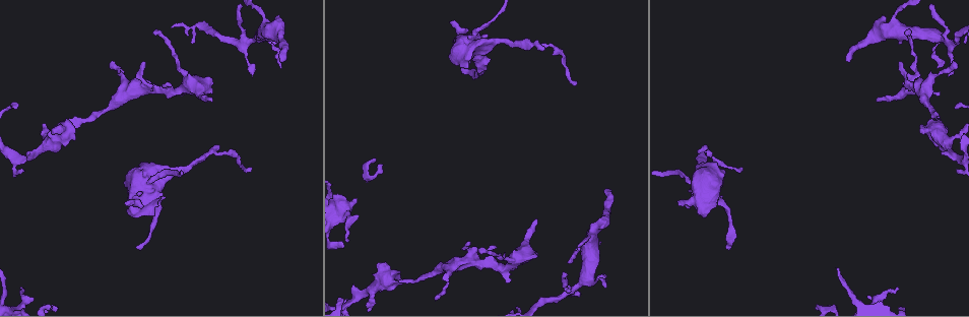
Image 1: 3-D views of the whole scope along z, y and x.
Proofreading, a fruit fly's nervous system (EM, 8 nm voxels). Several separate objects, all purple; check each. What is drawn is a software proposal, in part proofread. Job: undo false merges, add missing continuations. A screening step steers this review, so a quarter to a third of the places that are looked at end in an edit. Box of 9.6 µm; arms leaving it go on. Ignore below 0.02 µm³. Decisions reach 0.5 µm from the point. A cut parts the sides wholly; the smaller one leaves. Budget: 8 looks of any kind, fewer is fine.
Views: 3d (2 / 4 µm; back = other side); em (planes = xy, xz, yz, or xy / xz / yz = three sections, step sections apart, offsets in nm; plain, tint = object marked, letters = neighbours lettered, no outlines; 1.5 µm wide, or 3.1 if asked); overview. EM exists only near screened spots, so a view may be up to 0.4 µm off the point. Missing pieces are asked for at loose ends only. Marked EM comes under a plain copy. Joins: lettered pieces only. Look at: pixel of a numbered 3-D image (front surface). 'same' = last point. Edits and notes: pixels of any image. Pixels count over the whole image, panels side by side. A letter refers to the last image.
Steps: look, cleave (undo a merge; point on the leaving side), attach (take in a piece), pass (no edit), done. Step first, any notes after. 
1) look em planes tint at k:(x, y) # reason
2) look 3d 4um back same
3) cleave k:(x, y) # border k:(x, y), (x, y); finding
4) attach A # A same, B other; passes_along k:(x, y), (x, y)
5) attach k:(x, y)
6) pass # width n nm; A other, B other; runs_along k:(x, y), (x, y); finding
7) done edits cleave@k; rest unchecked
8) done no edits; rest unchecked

look em xz step 8 letters at 1:(281, 59) # free end

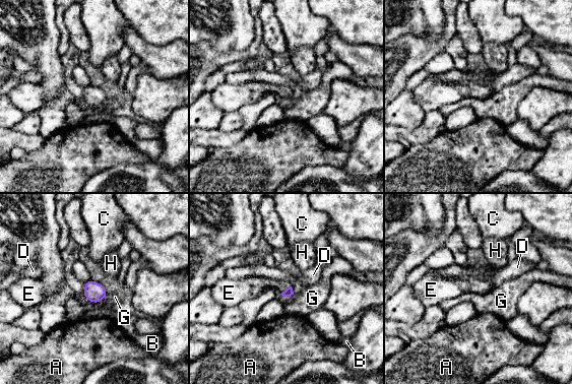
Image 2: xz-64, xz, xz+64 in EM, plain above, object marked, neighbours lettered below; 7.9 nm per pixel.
look em planes letters same # cut it another way

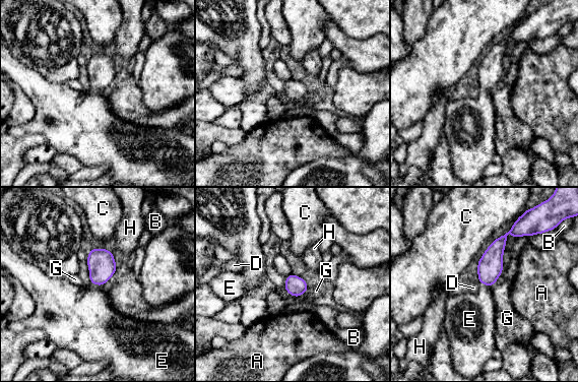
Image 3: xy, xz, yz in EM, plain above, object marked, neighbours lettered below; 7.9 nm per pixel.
attach E # longest_contact G 130 nm; A other, B other, C other, D other, E same, G other, H other; passes_along 3:(102, 265), (95, 283), (85, 313); the neuron continues

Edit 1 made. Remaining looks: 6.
look overview # see it whole again

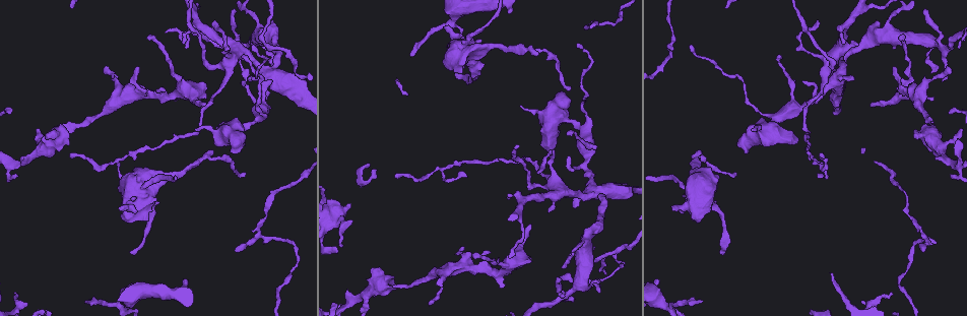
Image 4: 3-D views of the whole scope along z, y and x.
look em xz step 4 tint at 4:(205, 103) # branch stops here

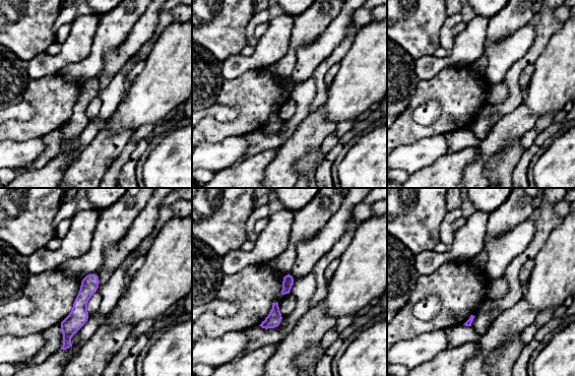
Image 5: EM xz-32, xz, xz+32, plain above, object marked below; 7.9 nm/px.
look em planes letters same # another direction

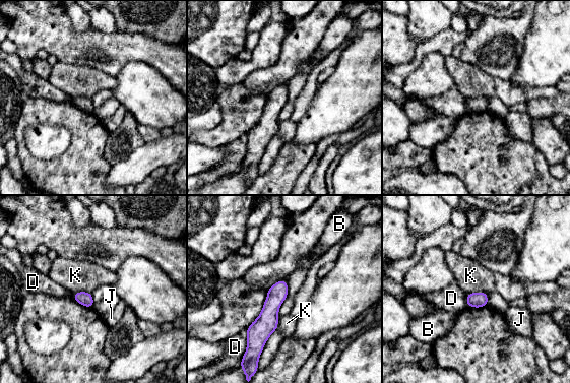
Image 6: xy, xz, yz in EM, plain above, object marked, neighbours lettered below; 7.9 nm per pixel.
pass # longest_contact D 170 nm; B other, D other, J other, K other; border 6:(486, 292), (469, 292), (466, 295); none of them fits

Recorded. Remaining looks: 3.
look 3d 4um at 4:(412, 56) # an open end

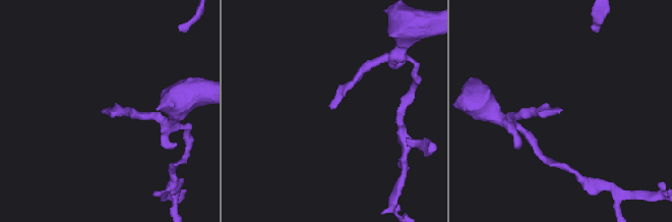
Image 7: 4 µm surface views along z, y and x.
look em planes letters at 7:(329, 106)

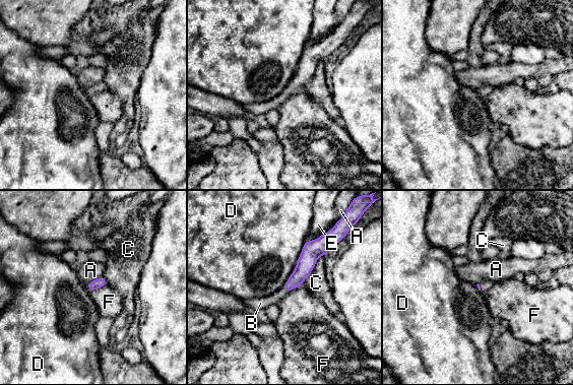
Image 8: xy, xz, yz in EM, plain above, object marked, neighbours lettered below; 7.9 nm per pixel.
attach B # A other, B same, C other, D other, E other, F other; passes_along 8:(305, 265), (284, 289), (260, 303); it goes on there

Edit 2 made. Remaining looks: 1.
done edits attach@3, attach@8; rest unchecked

